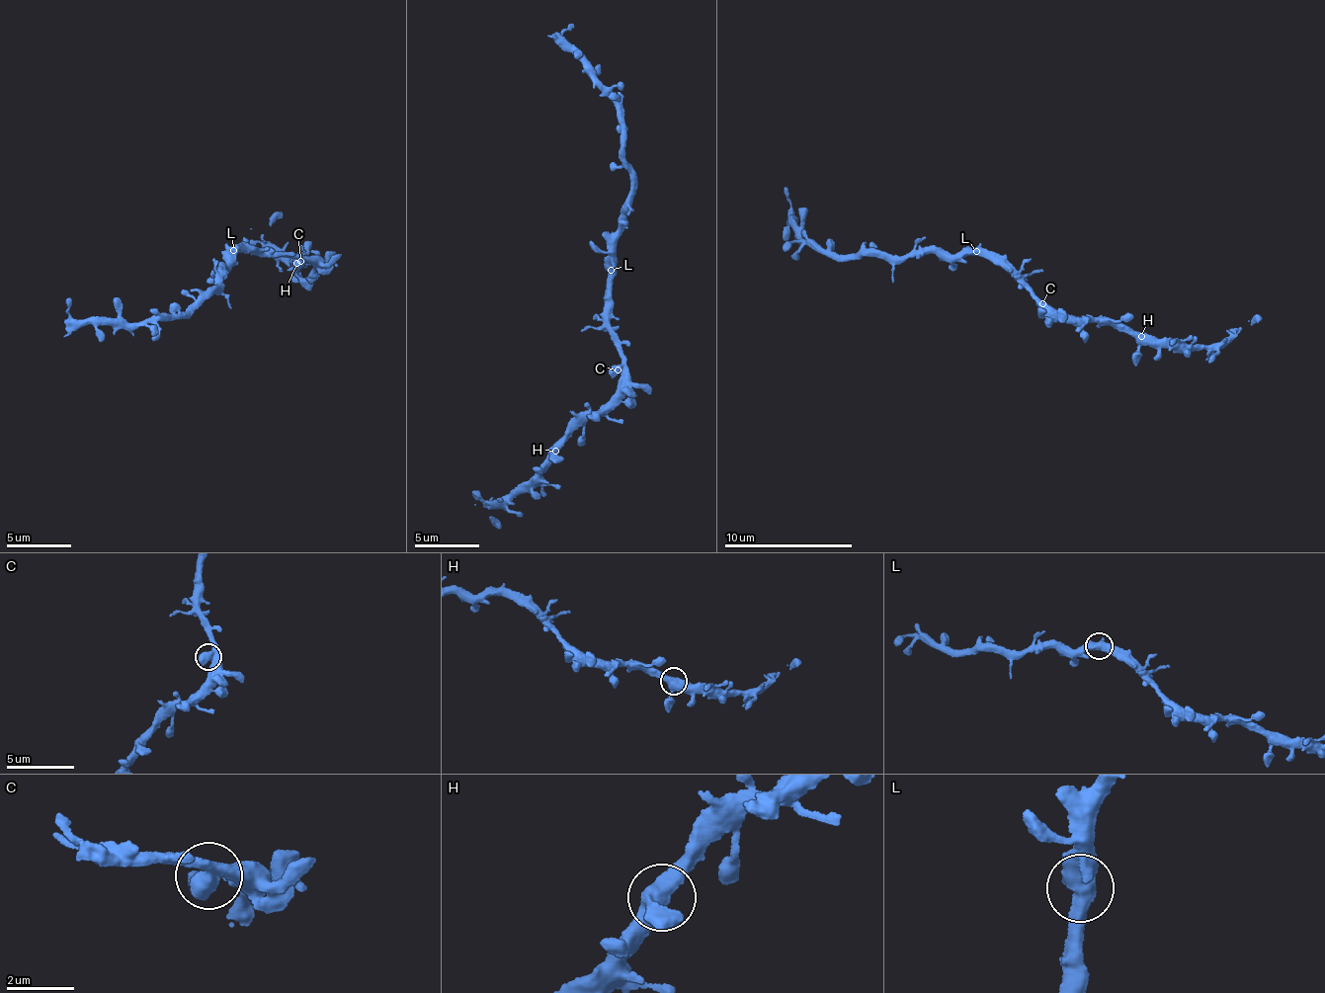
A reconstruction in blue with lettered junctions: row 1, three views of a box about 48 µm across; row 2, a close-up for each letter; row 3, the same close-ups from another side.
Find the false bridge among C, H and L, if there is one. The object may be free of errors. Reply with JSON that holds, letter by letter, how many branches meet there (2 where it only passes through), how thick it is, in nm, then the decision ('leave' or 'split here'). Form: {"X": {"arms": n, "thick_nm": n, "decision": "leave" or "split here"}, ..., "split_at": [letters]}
{"C": {"arms": 2, "thick_nm": 550, "decision": "leave"}, "H": {"arms": 3, "thick_nm": 440, "decision": "leave"}, "L": {"arms": 2, "thick_nm": 550, "decision": "leave"}, "split_at": []}

